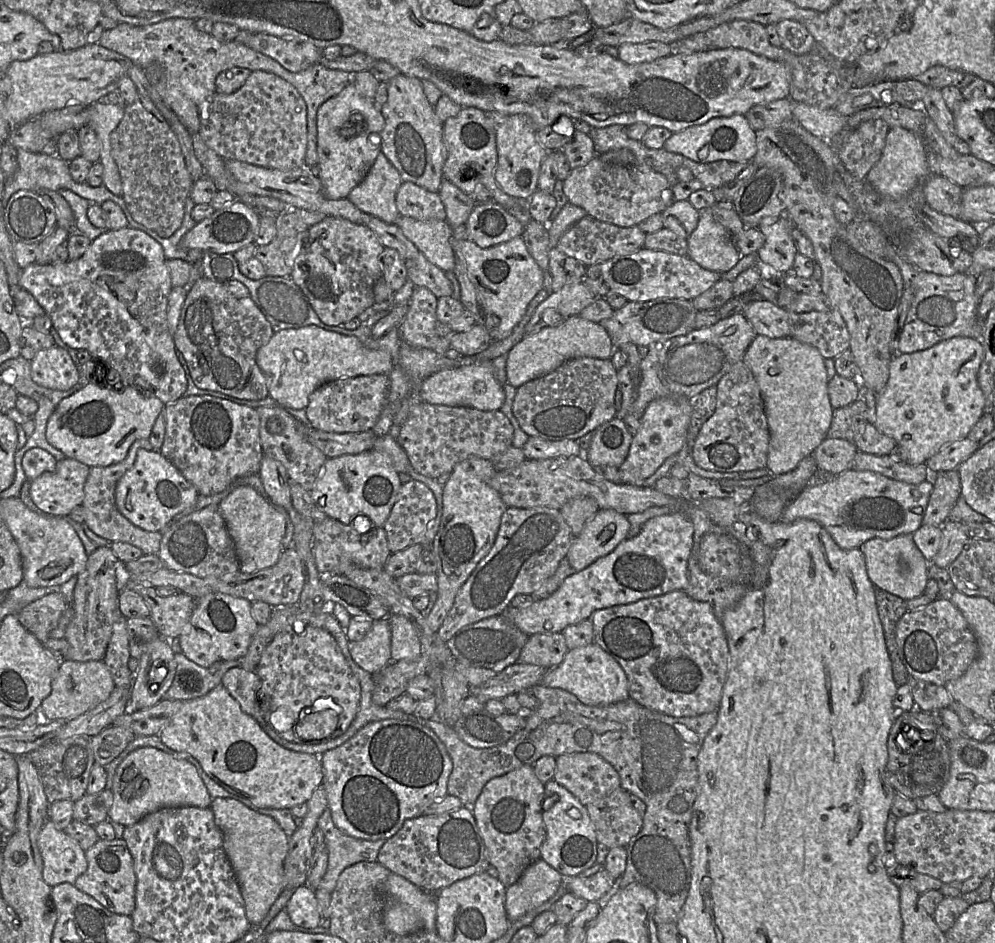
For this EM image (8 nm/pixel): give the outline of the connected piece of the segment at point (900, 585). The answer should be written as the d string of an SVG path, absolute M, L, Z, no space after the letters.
M902 534L892 539L873 538L861 545L860 549L865 556L868 577L876 588L905 601L924 594L929 579L929 562L916 546L912 535Z

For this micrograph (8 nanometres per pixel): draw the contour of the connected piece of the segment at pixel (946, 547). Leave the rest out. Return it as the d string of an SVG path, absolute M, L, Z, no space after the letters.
M947 520L942 526L940 549L931 564L939 568L947 568L958 558L969 540L964 523Z

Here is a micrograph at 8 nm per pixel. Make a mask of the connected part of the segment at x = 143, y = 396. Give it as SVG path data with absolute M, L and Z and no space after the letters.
M88 383L60 401L48 420L46 439L66 457L90 468L109 466L122 461L133 442L149 438L164 407L151 391L138 386L114 389L104 384Z

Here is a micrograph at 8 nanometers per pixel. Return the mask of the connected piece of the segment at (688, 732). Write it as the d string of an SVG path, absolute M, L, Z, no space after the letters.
M537 684L531 693L539 700L539 706L529 710L521 706L518 715L525 717L525 725L506 742L489 748L475 748L462 741L453 728L438 718L421 721L430 728L445 745L452 760L452 771L448 778L447 794L461 800L464 806L471 807L480 795L484 785L492 778L504 775L524 765L533 765L544 755L557 757L574 752L593 752L609 762L620 777L620 787L640 798L646 805L643 823L637 835L626 845L626 866L616 884L597 903L602 908L619 889L631 883L639 883L650 888L656 895L654 913L656 925L676 923L687 899L691 883L691 842L689 826L693 805L697 796L698 756L710 729L717 721L718 711L694 717L672 717L638 704L631 698L608 705L588 706L572 693Z

